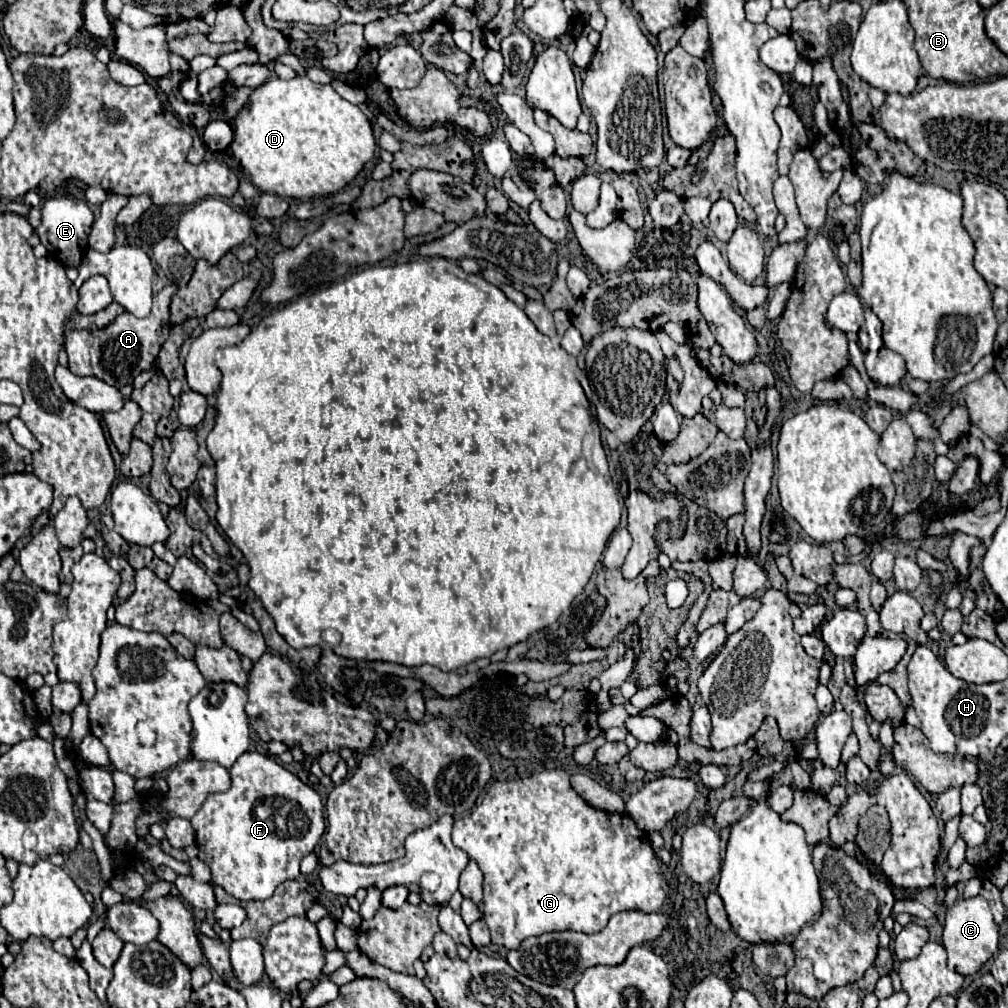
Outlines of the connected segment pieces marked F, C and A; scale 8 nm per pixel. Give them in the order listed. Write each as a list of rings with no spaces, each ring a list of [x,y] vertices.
[[[244,752],[230,768],[230,776],[230,790],[208,794],[202,808],[190,820],[200,848],[198,858],[212,868],[212,882],[222,886],[230,896],[238,900],[266,900],[278,884],[300,876],[302,858],[314,850],[324,834],[324,804],[318,792],[282,768],[272,756]]]
[[[982,896],[956,900],[946,912],[946,922],[942,930],[942,942],[944,948],[948,950],[948,968],[964,976],[976,974],[986,960],[990,960],[996,952],[999,952],[998,929],[992,920],[988,902]]]
[[[168,284],[158,294],[154,294],[152,312],[146,318],[136,318],[134,314],[124,312],[102,330],[70,330],[64,342],[68,368],[76,376],[94,376],[114,388],[132,384],[140,372],[154,368],[158,350],[166,342],[170,332],[170,300],[176,290],[176,284]]]

